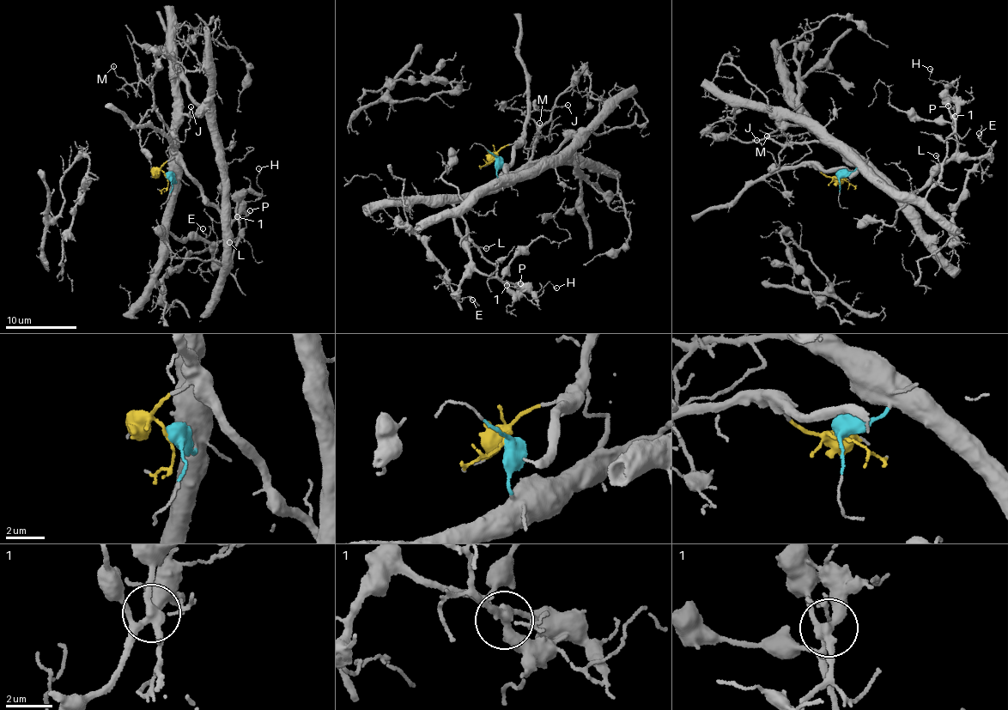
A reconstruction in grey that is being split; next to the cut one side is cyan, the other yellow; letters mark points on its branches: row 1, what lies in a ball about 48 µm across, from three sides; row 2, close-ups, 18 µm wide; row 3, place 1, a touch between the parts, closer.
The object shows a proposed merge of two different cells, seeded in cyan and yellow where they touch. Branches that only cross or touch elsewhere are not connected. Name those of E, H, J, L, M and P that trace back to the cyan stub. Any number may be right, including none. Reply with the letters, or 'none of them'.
E, H, M

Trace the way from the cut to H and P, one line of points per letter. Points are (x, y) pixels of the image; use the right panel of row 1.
H: (839, 179), (861, 166), (903, 195), (926, 187), (955, 155), (956, 87), (937, 82), (931, 69)
P: (839, 179), (816, 168), (865, 167), (904, 196), (926, 197), (939, 178), (954, 129), (948, 106)

